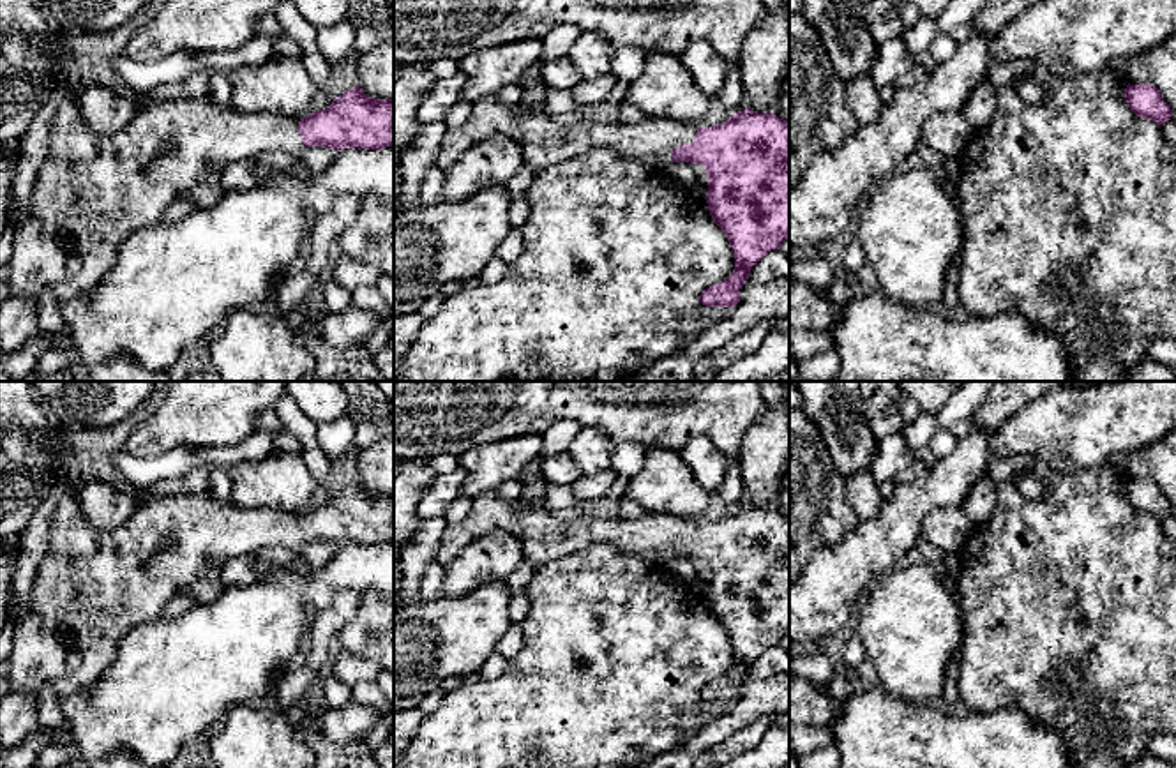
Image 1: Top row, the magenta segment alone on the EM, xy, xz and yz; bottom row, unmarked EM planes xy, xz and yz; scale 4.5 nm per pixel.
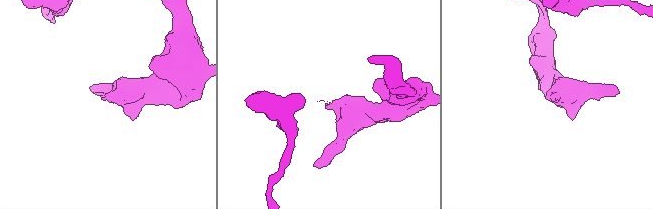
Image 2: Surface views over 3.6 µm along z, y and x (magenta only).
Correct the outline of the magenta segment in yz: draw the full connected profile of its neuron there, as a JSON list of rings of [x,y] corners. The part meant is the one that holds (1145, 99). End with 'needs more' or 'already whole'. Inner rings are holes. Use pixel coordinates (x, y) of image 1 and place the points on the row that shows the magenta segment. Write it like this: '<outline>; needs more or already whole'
[[[1151,83],[1127,85],[1125,101],[1128,108],[1141,118],[1148,118],[1164,125],[1171,120],[1172,109],[1162,99],[1160,90]]]; already whole

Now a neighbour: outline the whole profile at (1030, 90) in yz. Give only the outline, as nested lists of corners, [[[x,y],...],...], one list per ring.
[[[1019,78],[1015,81],[1015,90],[1022,97],[1022,101],[1026,101],[1029,104],[1038,102],[1044,94],[1044,87],[1031,78]]]

